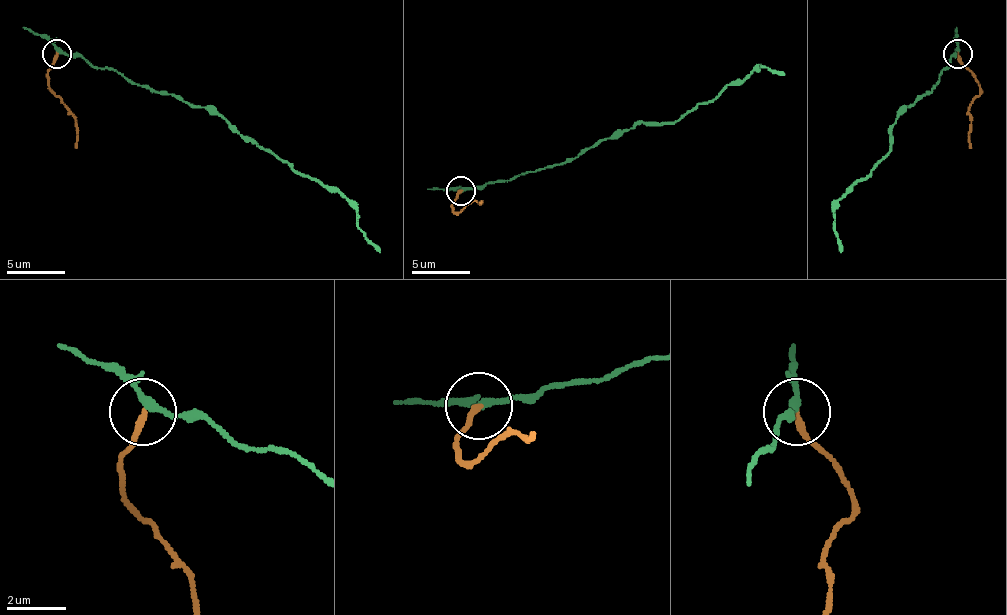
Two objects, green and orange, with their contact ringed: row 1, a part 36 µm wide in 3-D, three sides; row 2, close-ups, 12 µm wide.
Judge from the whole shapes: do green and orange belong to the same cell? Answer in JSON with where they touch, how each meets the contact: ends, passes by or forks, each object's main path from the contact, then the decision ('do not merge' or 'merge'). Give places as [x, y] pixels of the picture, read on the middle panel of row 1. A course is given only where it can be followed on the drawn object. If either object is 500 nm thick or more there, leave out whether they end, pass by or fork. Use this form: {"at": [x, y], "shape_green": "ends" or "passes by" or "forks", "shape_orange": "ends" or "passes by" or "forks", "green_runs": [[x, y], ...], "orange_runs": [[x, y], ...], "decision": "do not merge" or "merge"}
{"at": [461, 190], "shape_green": "passes by", "shape_orange": "ends", "green_runs": [[463, 191], [561, 165], [605, 139], [616, 139], [637, 124], [674, 124], [753, 69], [761, 66], [785, 72]], "orange_runs": [[460, 191], [451, 203], [454, 211], [474, 200], [480, 203]], "decision": "do not merge"}

